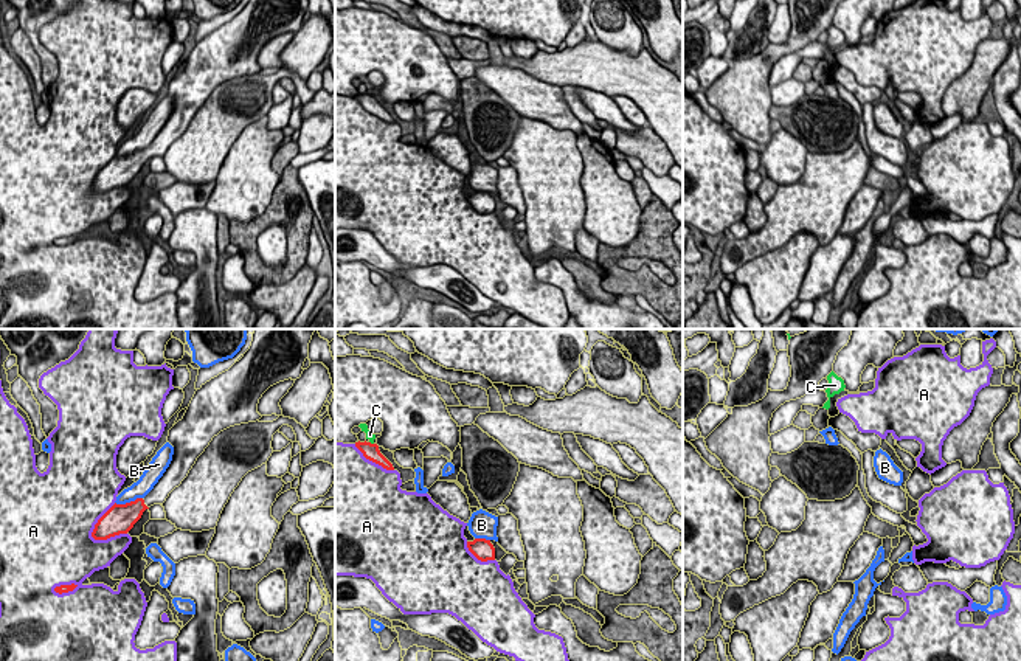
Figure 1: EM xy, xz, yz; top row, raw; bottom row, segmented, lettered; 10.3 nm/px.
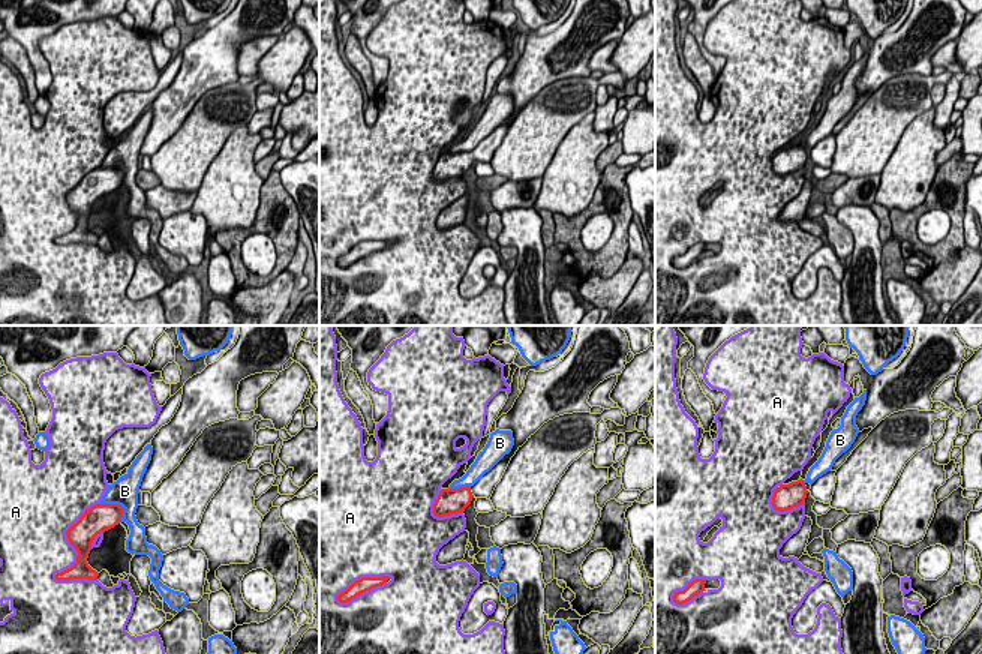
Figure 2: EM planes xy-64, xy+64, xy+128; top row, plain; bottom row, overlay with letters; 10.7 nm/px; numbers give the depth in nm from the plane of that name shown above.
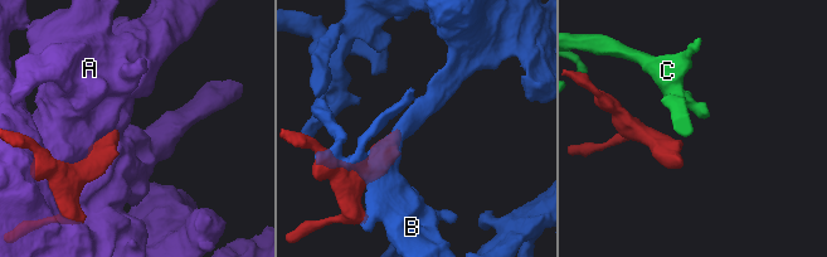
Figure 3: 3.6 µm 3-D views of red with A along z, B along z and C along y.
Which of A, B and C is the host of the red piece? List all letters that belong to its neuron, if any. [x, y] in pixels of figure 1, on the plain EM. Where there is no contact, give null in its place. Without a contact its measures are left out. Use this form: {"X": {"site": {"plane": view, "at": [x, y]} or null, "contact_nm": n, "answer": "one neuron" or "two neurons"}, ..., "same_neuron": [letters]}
{"A": {"site": {"plane": "xy", "at": [98, 174]}, "contact_nm": 460, "answer": "two neurons"}, "B": {"site": {"plane": "xy", "at": [128, 155]}, "contact_nm": 300, "answer": "two neurons"}, "C": {"site": {"plane": "xz", "at": [370, 95]}, "contact_nm": 60, "answer": "two neurons"}, "same_neuron": []}

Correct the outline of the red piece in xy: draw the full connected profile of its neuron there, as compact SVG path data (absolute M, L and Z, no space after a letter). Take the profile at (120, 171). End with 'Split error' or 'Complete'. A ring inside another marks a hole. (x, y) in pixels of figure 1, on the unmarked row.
M250 0L228 23L202 37L183 71L169 82L174 107L163 129L144 151L115 155L98 172L92 189L107 192L127 186L146 161L163 158L213 90L230 79L259 73L262 47L279 34L299 31L307 9L309 0Z. Split error

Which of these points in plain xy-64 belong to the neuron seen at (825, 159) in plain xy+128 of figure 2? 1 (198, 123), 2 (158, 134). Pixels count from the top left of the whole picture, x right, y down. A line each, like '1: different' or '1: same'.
1: different
2: same

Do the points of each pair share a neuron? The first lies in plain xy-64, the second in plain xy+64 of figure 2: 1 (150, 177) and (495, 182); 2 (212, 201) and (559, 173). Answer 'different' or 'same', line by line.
1: same
2: same

